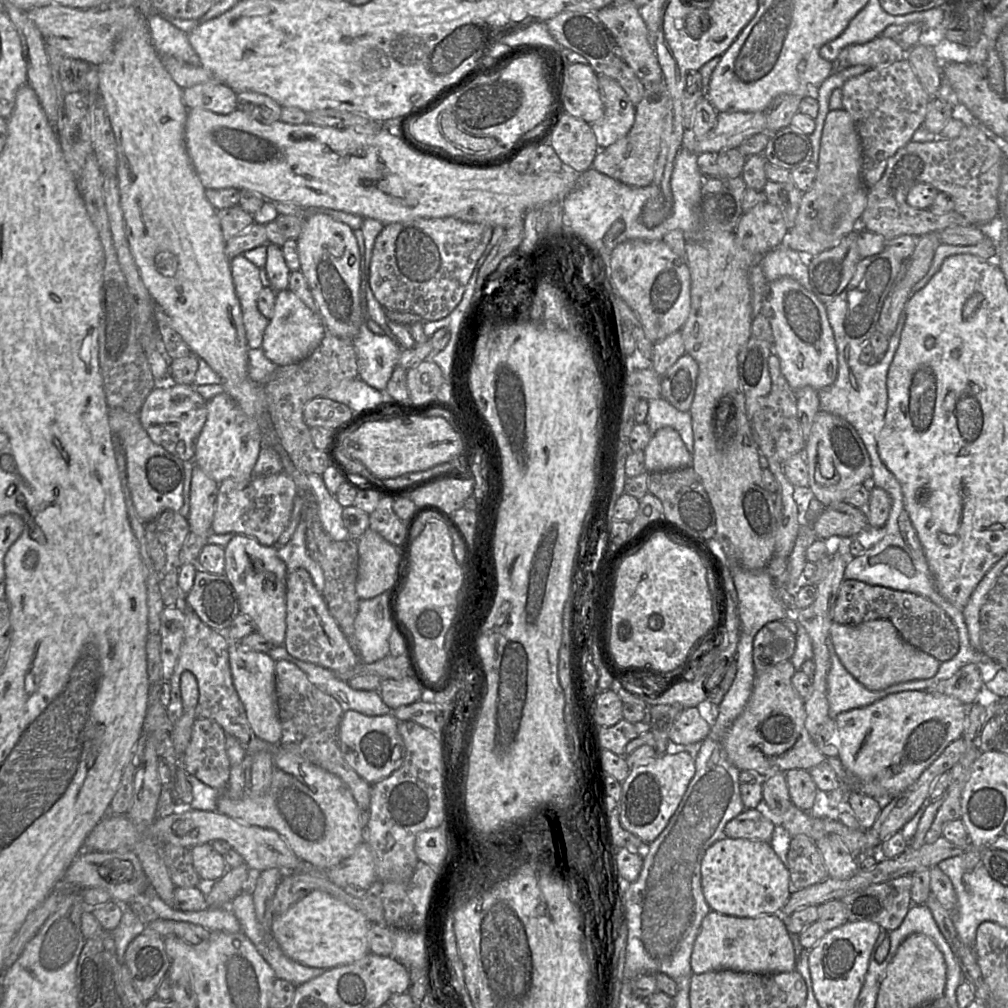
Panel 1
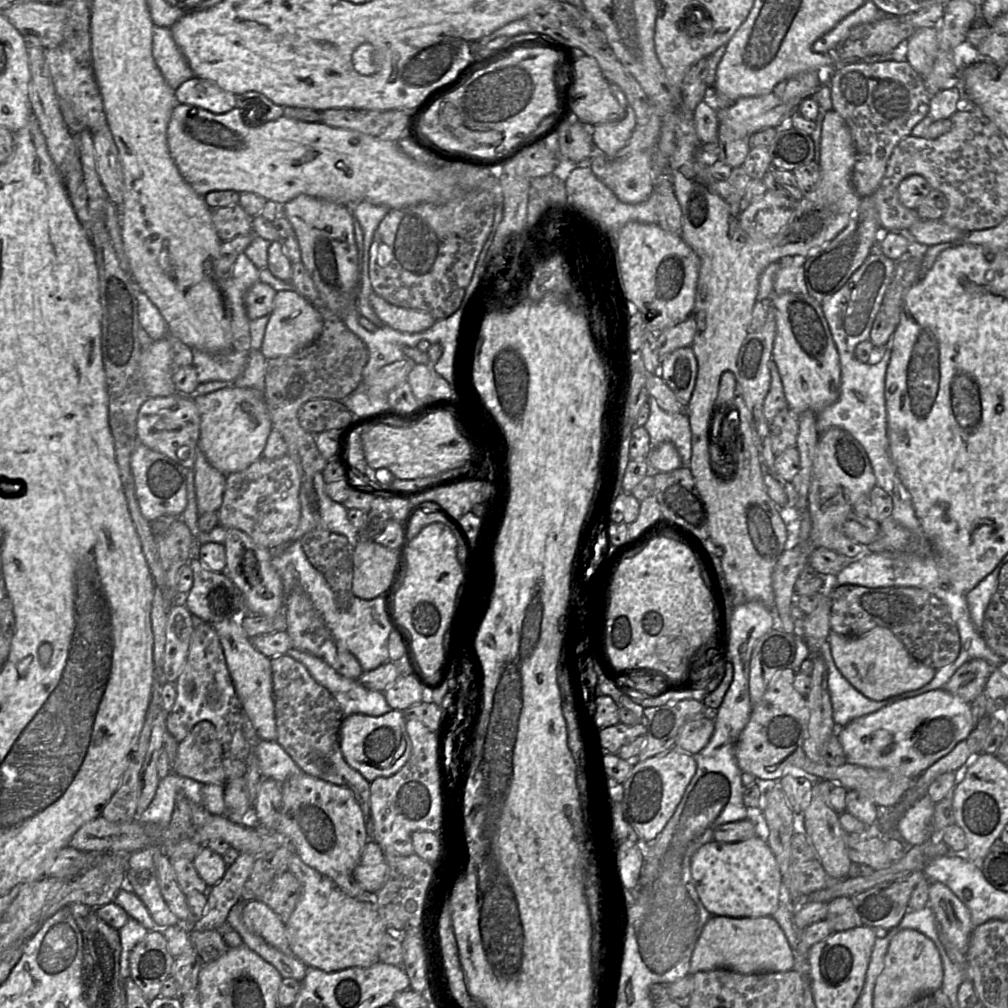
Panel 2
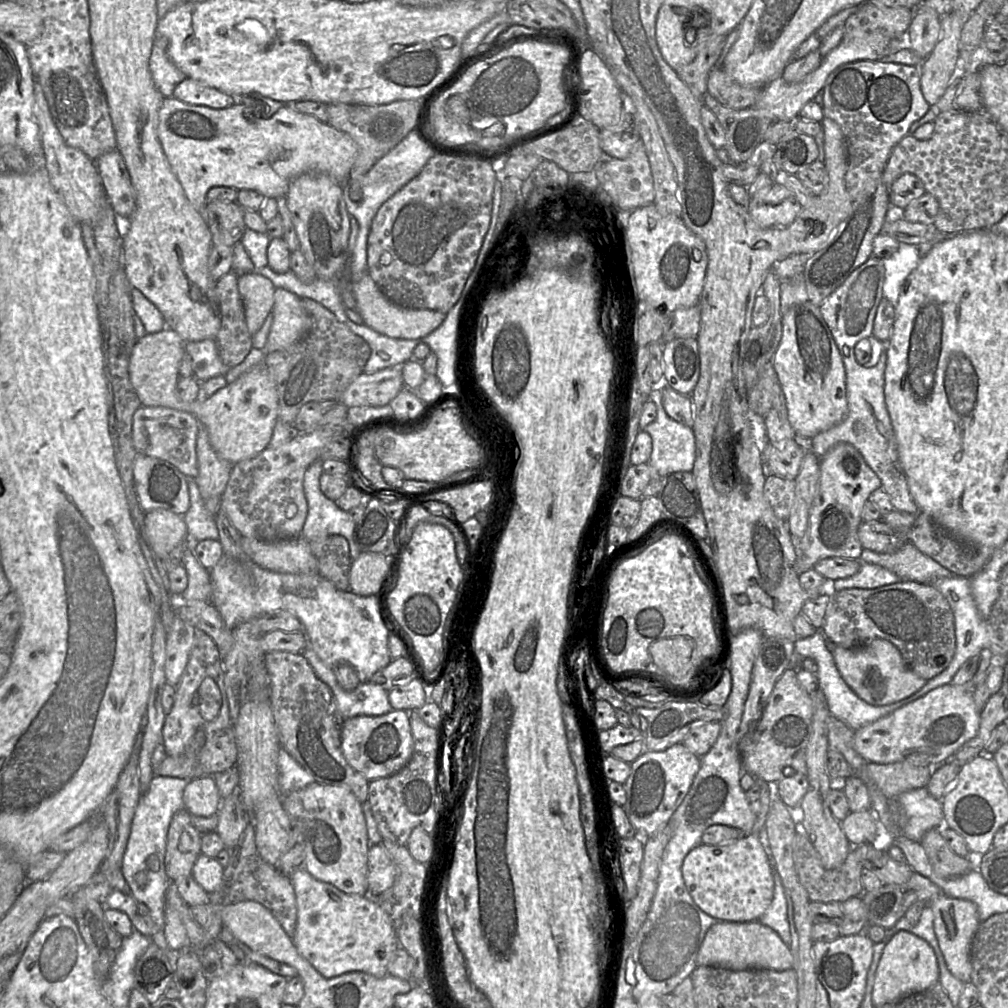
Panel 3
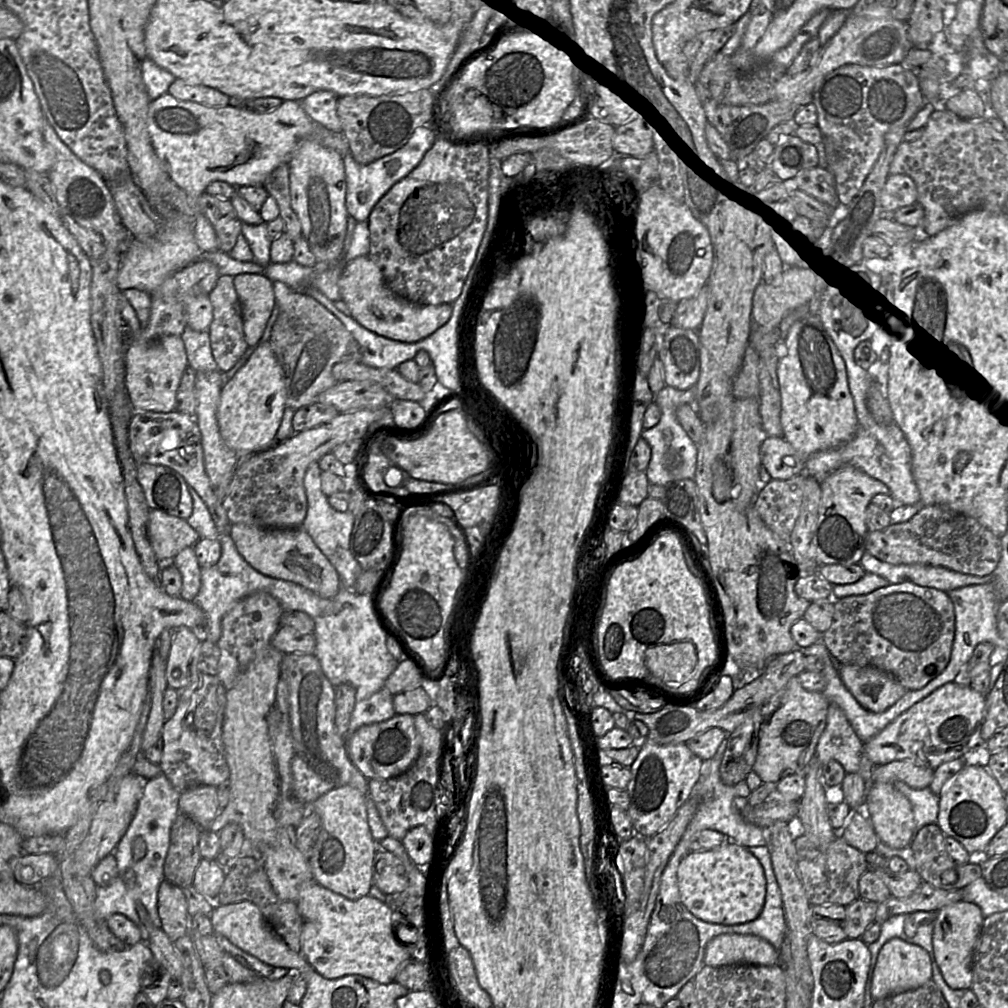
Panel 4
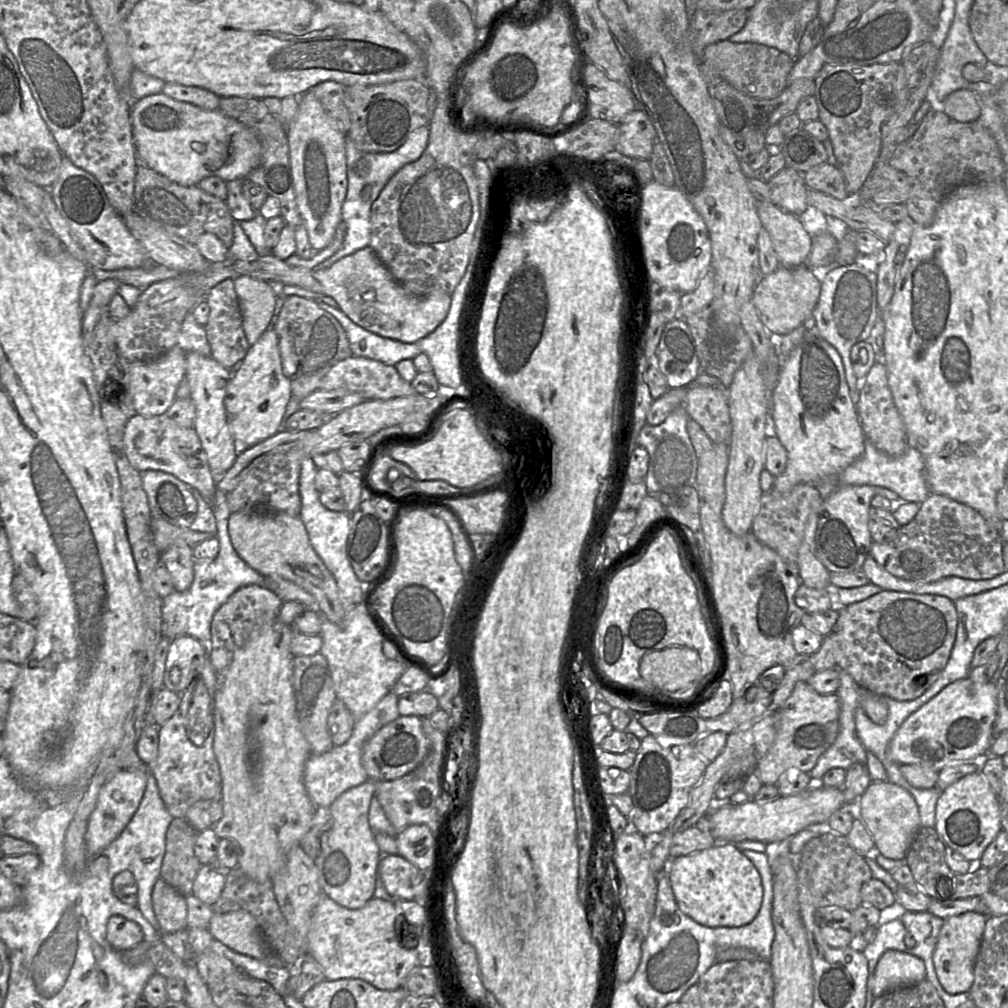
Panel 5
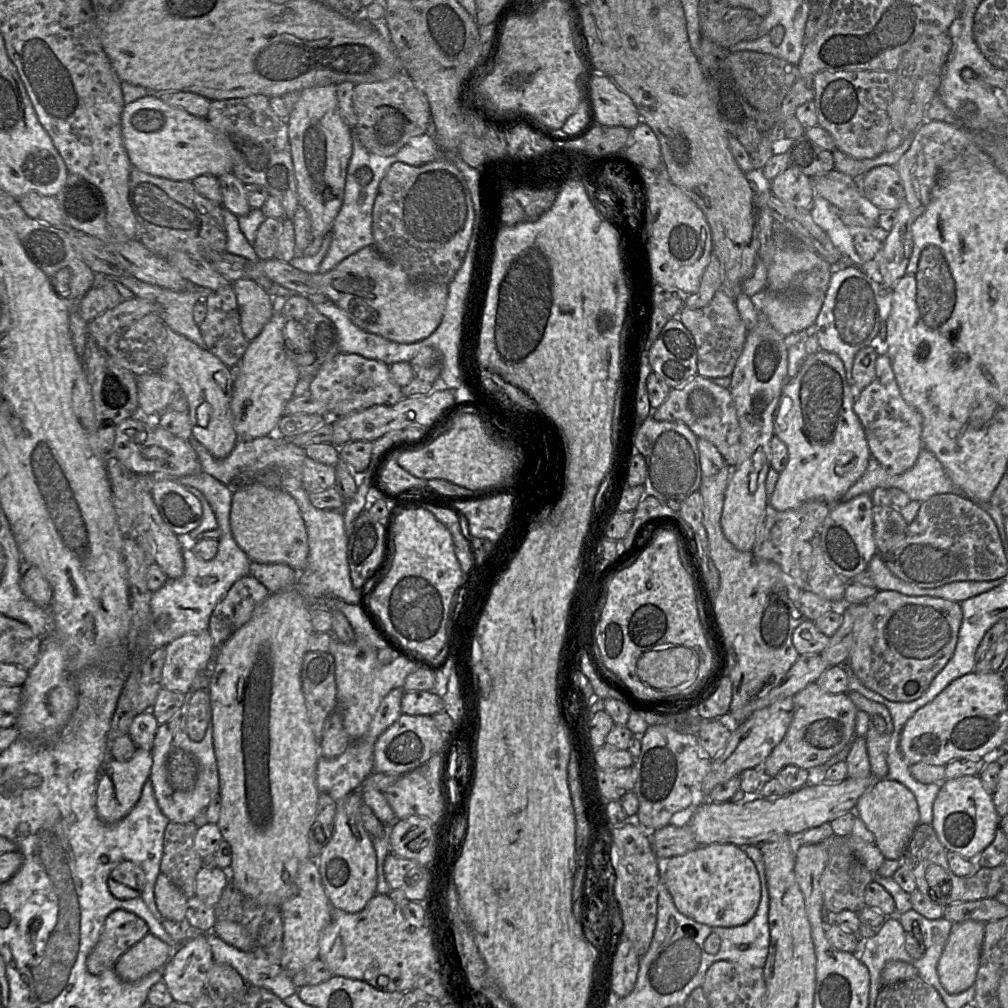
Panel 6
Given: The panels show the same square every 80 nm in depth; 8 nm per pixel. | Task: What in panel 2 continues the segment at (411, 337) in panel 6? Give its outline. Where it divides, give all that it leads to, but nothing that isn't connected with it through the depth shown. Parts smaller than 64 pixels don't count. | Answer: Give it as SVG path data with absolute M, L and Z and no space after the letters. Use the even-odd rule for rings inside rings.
M377 295L370 296L370 303L385 325L404 333L418 333L430 328L436 319L427 312L395 306Z

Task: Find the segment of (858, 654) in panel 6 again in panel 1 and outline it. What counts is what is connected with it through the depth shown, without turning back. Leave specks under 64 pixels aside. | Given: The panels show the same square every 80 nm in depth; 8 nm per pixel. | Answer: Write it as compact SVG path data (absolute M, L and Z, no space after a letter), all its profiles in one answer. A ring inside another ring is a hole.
M844 579L838 591L832 621L858 625L876 619L889 620L907 643L935 657L939 662L952 659L959 650L956 626L947 614L929 599L911 592Z

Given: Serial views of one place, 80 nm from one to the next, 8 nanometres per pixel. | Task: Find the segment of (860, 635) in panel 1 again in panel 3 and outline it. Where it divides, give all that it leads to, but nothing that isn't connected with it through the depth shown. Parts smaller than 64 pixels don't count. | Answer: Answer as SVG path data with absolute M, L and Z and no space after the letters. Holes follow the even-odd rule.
M874 639L859 648L844 648L829 643L829 649L847 685L858 697L873 706L885 706L907 698L928 681L909 670L898 648L884 639Z

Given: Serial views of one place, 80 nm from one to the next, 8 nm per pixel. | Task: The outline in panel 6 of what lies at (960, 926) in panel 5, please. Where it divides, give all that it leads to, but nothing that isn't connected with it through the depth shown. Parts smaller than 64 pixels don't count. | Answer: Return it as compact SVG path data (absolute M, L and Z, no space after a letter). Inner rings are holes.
M975 920L954 923L937 965L939 980L948 993L960 994L974 985L985 924Z

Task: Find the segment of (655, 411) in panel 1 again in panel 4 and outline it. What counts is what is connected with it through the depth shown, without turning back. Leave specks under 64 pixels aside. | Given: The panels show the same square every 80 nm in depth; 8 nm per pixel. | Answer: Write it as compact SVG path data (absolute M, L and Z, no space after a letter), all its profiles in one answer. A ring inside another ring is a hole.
M696 385L685 390L671 386L664 386L654 394L654 402L661 411L660 421L652 428L644 429L641 437L647 441L651 448L651 459L646 469L650 484L666 486L676 480L693 479L696 471L697 444L695 444L680 425L676 417L676 410L684 404L694 404Z

